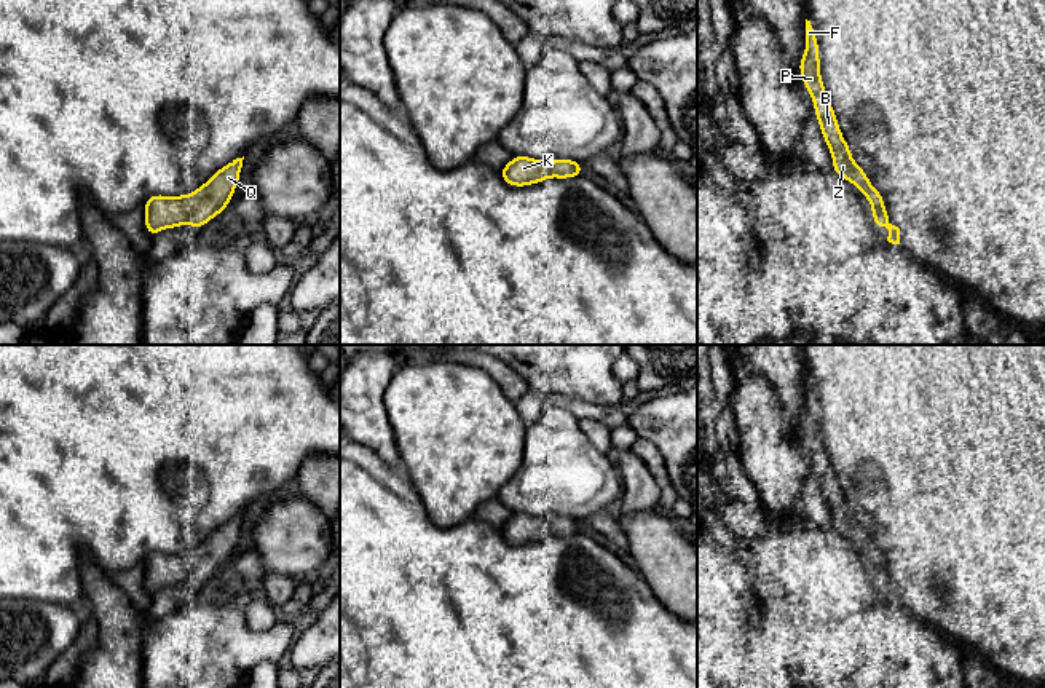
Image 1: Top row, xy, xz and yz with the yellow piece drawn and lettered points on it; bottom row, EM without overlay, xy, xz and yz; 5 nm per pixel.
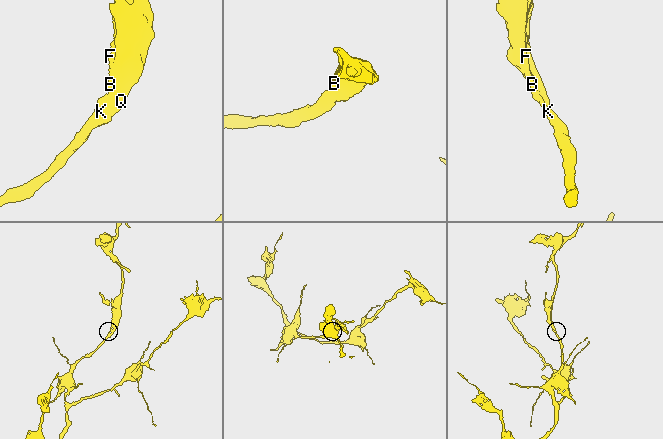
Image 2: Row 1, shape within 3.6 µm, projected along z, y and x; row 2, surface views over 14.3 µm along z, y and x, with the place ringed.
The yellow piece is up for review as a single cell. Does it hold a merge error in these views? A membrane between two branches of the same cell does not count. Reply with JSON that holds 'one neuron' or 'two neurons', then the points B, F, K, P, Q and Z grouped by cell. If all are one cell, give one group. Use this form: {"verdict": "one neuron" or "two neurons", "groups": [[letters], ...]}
{"verdict": "one neuron", "groups": [["B", "F", "K", "P", "Q", "Z"]]}

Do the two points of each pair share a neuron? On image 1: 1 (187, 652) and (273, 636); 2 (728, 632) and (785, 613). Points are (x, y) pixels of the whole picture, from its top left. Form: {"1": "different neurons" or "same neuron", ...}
{"1": "same neuron", "2": "different neurons"}

